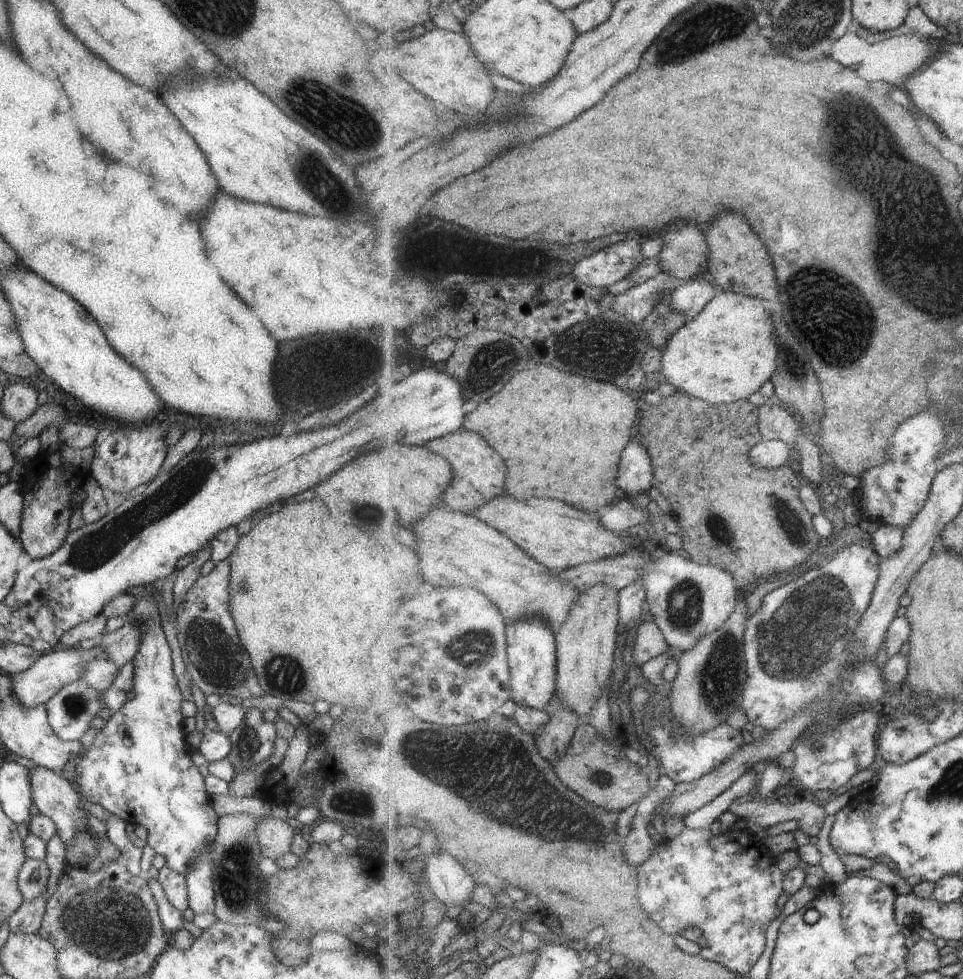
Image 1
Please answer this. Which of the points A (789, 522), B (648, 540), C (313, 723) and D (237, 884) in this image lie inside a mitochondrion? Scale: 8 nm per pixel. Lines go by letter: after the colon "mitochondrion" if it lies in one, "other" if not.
A: mitochondrion
B: other
C: other
D: mitochondrion

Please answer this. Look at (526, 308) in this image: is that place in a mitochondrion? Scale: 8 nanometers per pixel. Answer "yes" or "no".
no

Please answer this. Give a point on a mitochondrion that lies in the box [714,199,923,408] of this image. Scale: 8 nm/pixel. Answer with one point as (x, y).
(842, 323)

